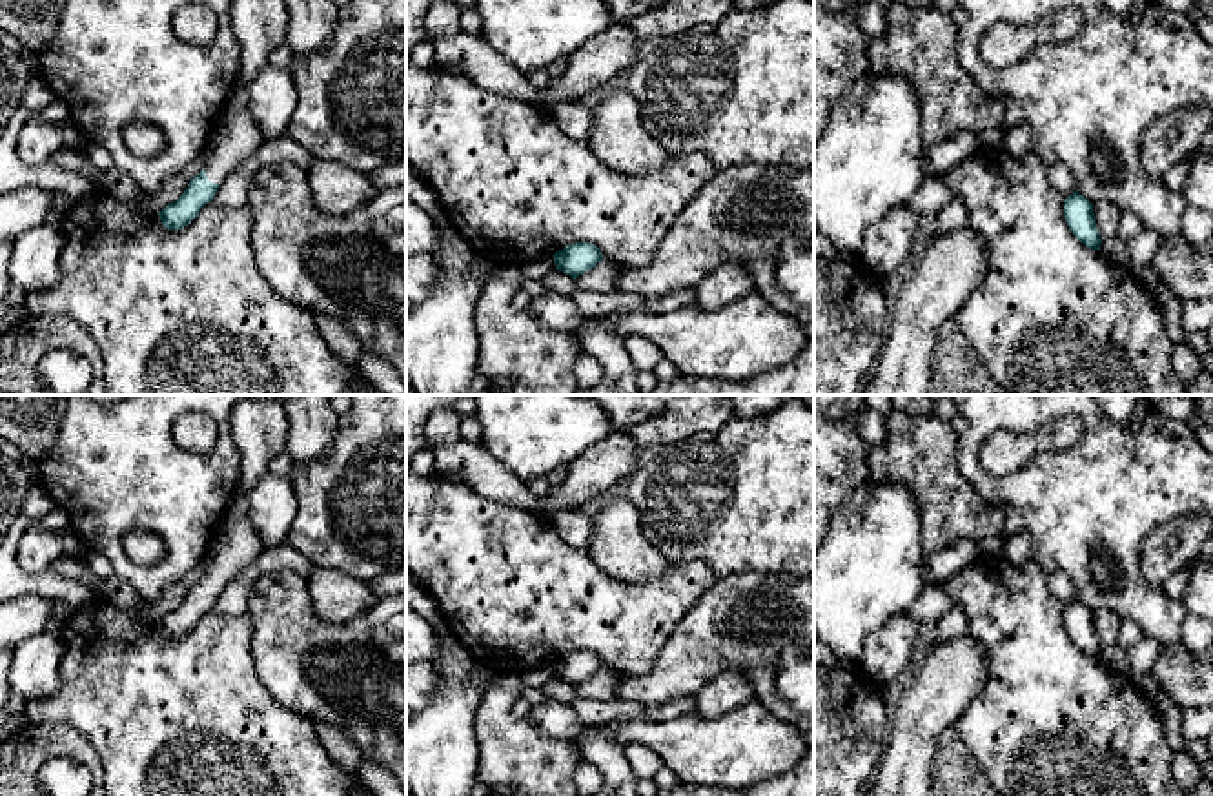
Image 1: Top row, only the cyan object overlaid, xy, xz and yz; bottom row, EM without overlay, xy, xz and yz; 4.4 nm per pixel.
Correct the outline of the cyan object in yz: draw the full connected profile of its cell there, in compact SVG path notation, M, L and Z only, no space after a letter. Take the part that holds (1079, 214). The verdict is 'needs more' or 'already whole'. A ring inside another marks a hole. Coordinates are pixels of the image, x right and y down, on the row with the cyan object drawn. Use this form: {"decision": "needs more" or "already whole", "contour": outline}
{"decision": "already whole", "contour": "M1073 191L1064 199L1064 217L1069 230L1082 244L1091 250L1100 250L1102 239L1096 230L1093 204L1084 195Z"}

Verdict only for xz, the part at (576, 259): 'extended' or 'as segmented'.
as segmented

